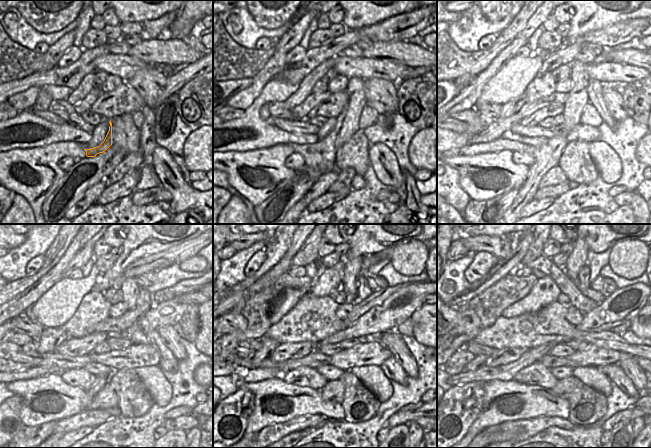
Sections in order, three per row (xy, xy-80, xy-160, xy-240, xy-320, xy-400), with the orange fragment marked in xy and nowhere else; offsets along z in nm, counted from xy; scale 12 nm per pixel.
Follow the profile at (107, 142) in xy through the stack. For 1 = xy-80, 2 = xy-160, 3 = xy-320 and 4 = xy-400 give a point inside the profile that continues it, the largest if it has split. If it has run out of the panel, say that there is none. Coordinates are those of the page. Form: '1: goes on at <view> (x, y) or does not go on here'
1: goes on at xy-80 (322, 159)
2: goes on at xy-160 (547, 156)
3: goes on at xy-320 (353, 266)
4: goes on at xy-400 (577, 259)

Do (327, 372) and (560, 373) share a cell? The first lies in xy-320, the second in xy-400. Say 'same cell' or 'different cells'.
same cell

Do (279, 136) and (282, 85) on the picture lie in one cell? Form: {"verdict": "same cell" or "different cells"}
{"verdict": "same cell"}

